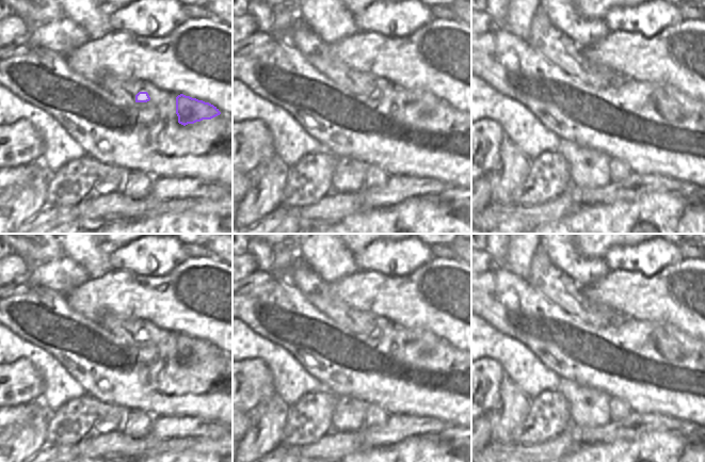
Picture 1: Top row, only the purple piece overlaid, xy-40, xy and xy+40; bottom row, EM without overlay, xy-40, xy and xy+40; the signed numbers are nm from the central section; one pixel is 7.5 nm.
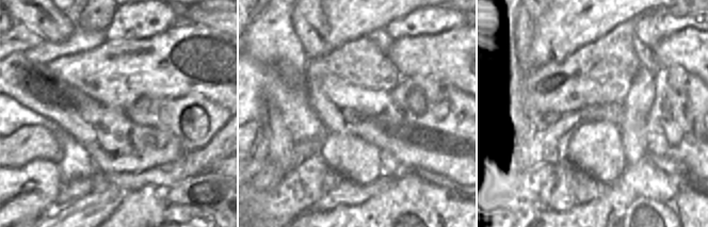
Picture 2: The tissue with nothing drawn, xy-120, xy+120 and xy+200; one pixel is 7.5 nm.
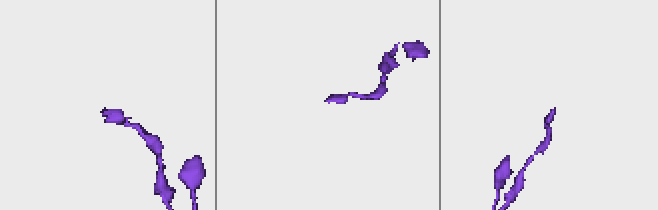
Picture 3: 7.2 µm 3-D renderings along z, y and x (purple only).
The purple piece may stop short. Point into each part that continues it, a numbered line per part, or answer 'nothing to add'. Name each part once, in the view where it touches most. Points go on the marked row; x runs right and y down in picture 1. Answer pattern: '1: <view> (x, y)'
1: xy-40 (126, 90)

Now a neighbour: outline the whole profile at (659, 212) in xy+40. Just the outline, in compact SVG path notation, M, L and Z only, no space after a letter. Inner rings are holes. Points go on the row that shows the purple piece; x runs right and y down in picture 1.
M653 192L636 201L587 205L527 234L705 234L705 197L685 198L673 192Z

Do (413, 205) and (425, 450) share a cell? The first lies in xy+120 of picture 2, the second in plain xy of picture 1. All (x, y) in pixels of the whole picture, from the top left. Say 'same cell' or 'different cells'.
same cell

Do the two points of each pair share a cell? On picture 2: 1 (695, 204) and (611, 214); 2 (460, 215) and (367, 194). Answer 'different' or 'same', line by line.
1: same
2: different

